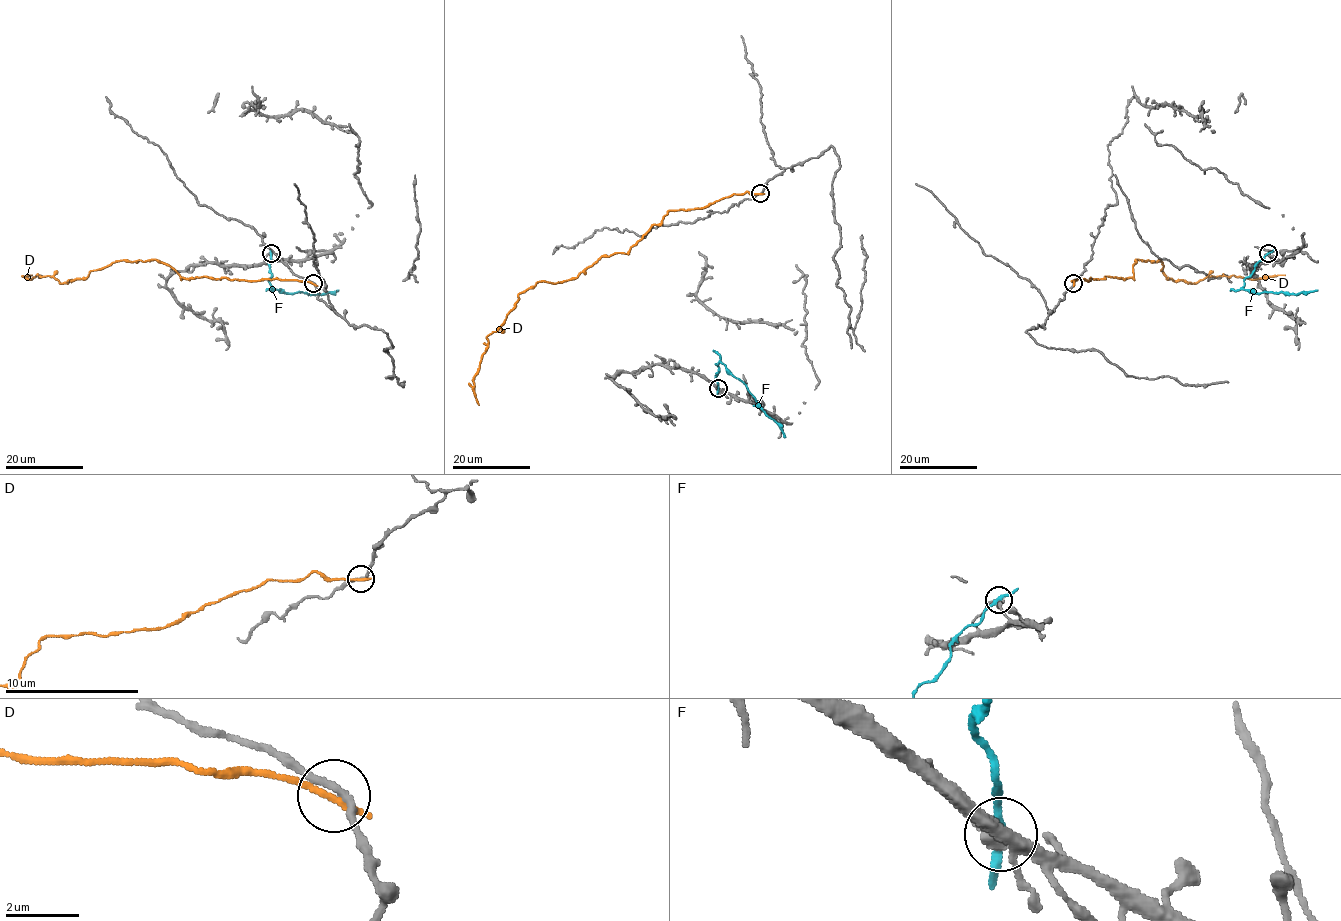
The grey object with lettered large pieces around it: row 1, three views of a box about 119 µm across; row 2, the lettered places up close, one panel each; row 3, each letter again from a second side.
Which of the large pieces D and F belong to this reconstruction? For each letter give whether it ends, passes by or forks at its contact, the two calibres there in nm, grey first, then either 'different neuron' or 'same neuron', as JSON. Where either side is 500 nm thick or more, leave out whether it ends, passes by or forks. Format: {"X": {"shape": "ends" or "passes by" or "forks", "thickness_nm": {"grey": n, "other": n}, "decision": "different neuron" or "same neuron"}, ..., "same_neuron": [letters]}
{"D": {"shape": "ends", "thickness_nm": {"grey": 200, "other": 240}, "decision": "different neuron"}, "F": {"shape": "passes by", "thickness_nm": {"grey": 440, "other": 240}, "decision": "different neuron"}, "same_neuron": []}

